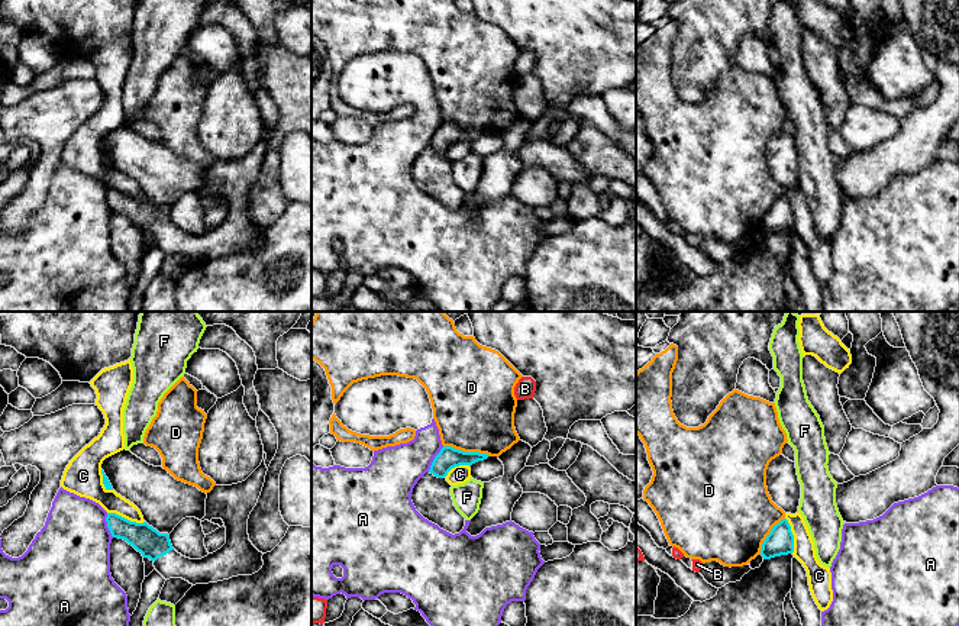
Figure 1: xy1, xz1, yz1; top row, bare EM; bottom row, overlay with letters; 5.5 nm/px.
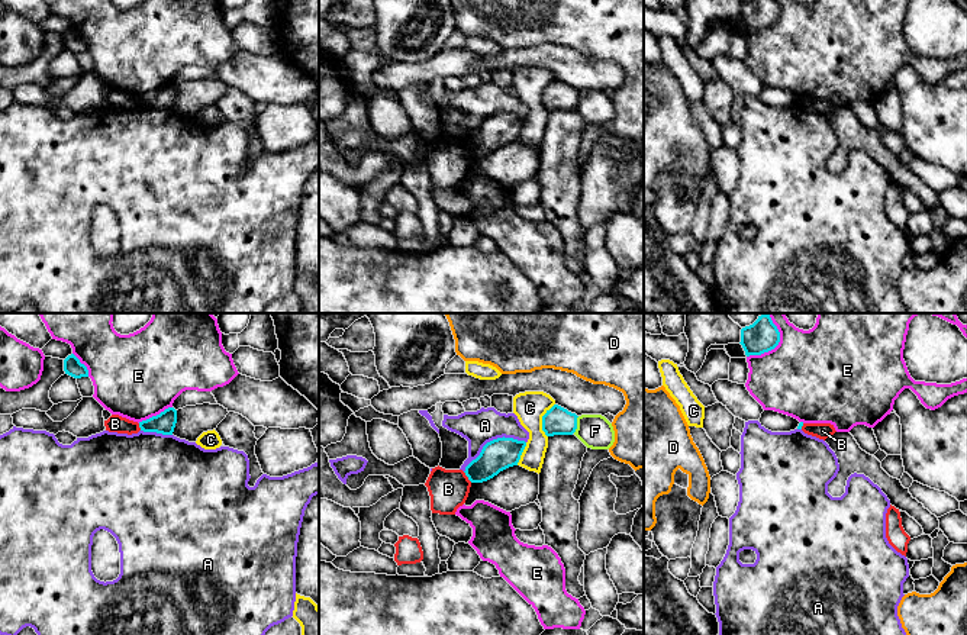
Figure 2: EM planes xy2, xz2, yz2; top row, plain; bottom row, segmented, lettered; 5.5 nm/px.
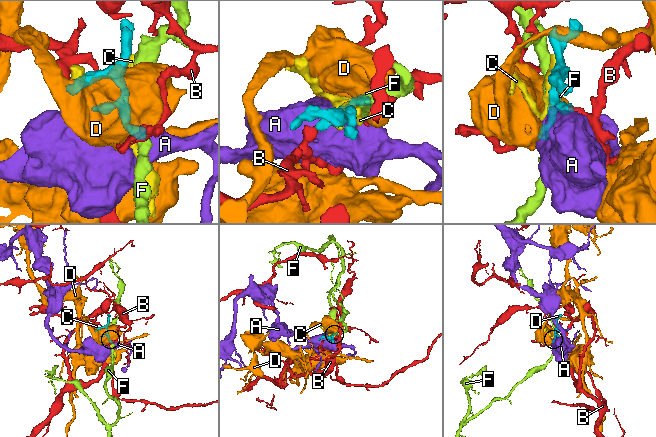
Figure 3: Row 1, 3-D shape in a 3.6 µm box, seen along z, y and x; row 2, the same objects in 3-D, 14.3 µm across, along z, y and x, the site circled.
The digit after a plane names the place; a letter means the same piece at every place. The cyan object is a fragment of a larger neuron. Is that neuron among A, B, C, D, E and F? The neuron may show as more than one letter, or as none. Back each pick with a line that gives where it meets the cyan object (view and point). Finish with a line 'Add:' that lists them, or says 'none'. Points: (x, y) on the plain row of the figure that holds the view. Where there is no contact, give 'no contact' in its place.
Add: none

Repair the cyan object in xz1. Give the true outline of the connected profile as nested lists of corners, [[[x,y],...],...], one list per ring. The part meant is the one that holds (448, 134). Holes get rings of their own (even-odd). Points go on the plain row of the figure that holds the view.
[[[443,122],[435,132],[429,148],[437,154],[445,154],[448,148],[459,141],[472,141],[478,136],[487,135],[490,130],[480,128],[464,128],[452,122]]]

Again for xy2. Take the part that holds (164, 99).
[[[168,83],[159,90],[139,97],[139,103],[144,107],[173,110],[175,99],[177,99],[177,86],[174,83]]]

